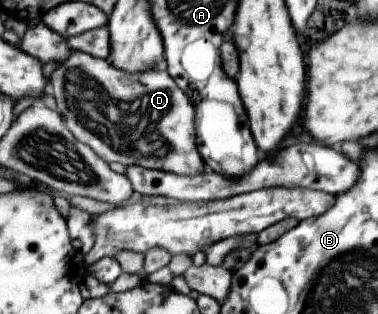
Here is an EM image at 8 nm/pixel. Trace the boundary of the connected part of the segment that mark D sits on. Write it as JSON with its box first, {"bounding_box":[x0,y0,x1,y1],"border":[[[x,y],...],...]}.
{"bounding_box":[49,48,206,176],"border":[[[70,48],[69,55],[67,59],[59,64],[57,68],[50,74],[49,77],[50,86],[49,92],[53,97],[55,104],[57,105],[56,112],[59,114],[60,118],[63,120],[65,127],[74,138],[77,138],[79,142],[87,144],[88,148],[91,148],[101,160],[105,163],[107,162],[121,162],[122,165],[127,167],[129,165],[141,166],[145,169],[156,169],[157,171],[166,171],[175,175],[188,175],[194,176],[205,172],[206,169],[202,164],[201,158],[196,150],[195,132],[194,127],[191,124],[191,118],[194,118],[193,106],[188,102],[188,99],[181,93],[181,90],[173,83],[173,80],[167,75],[164,67],[151,68],[143,73],[125,73],[120,69],[114,68],[107,60],[97,59],[87,54],[73,51]]]}

